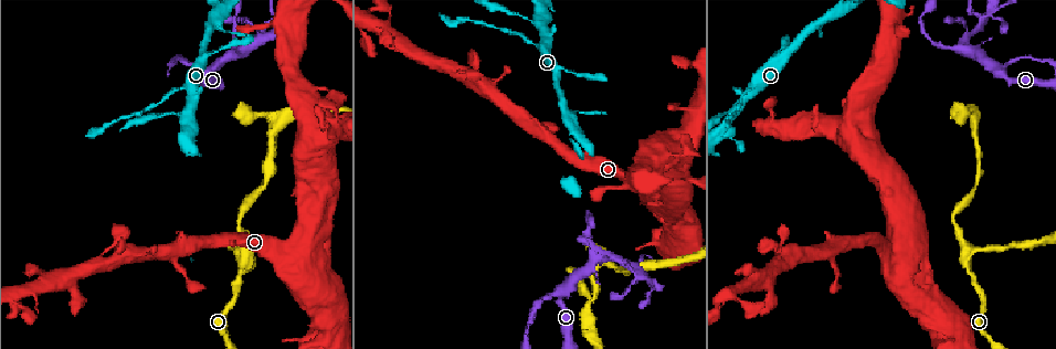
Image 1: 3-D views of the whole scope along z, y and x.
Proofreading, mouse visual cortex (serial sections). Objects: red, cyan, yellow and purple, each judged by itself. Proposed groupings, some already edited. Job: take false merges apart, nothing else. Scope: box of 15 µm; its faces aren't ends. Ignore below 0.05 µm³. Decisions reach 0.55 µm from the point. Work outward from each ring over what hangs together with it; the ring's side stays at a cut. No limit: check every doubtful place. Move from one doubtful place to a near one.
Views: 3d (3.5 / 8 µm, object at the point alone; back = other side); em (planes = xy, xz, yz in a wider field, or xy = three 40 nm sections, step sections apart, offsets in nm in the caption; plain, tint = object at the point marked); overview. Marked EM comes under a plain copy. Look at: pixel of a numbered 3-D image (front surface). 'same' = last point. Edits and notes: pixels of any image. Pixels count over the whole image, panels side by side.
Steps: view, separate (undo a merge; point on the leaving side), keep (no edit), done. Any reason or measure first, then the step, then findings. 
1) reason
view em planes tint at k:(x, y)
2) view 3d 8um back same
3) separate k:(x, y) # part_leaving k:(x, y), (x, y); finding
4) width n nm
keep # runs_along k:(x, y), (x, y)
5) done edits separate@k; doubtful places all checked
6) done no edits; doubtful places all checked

sudden change in width
view em planes tint at 1:(534, 44)

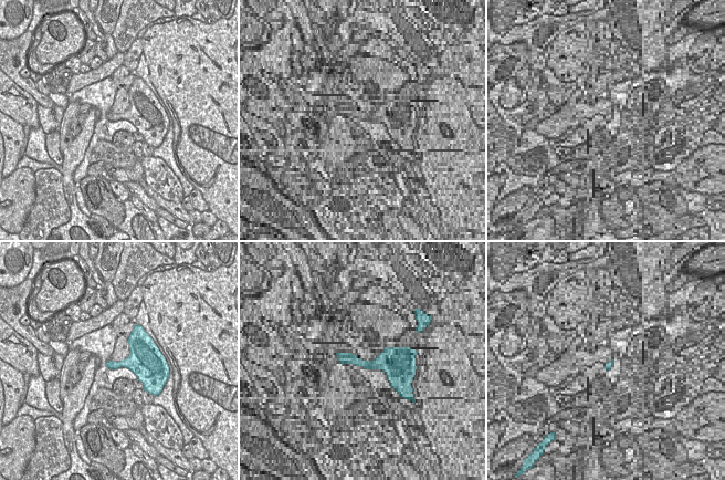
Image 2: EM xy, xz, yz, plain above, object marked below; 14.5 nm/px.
view 3d 3.5um same

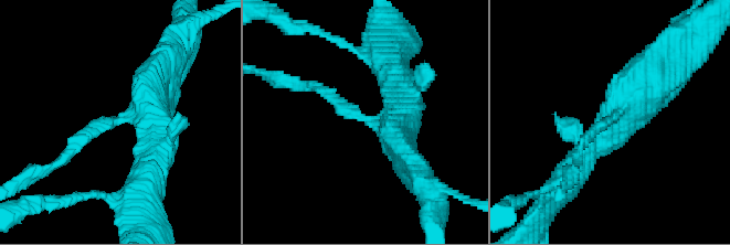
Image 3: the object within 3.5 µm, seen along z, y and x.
arm_widths 150, 450 nm
separate 3:(95, 124) # part_leaving 3:(137, 114), (93, 127), (53, 164); a second cell is stuck on

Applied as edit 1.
calibre changes
view 3d 3.5um at 1:(244, 248)

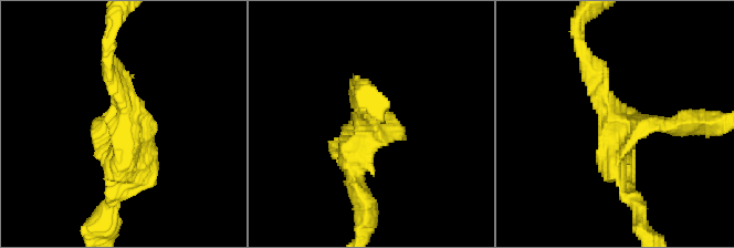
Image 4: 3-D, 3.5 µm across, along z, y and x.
keep # one cell here

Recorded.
four-way junction
view 3d 8um at 1:(641, 274)

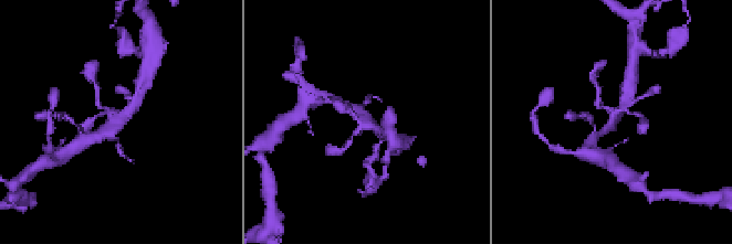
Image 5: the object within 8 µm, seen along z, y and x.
view 3d 3.5um at 5:(117, 117)

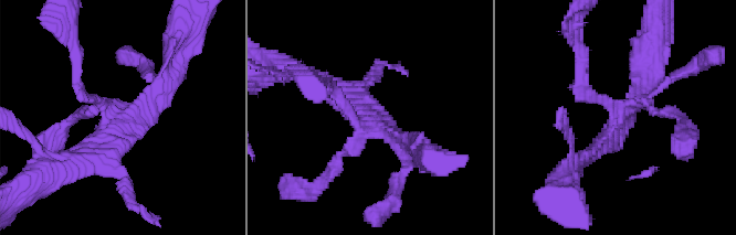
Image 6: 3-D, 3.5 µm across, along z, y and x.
arms 4; arm_widths 150, 150, 200, 250 nm; need the tissue
view em xy step 1 tint at 6:(121, 125)

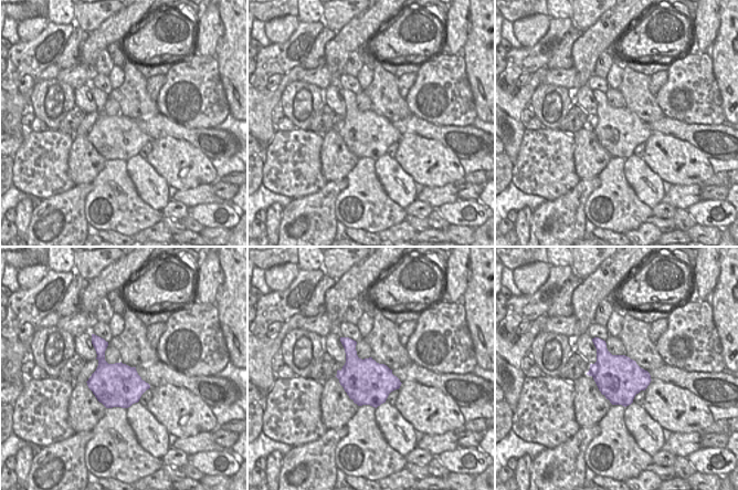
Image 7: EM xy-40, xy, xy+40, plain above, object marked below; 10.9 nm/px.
keep # one cell here

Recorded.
done edits separate@3; doubtful places all checked

